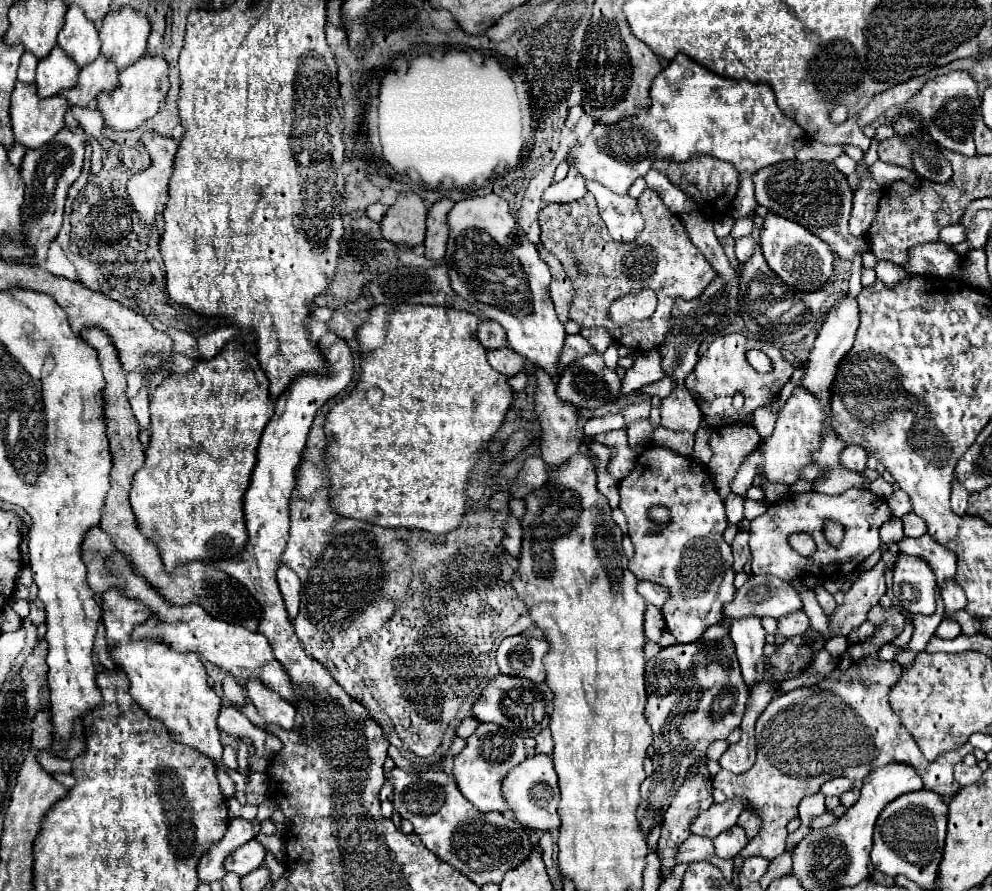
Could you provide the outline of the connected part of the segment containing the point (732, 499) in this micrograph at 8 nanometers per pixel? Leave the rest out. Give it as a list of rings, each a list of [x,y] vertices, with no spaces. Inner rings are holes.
[[[729,494],[725,498],[725,510],[727,510],[727,520],[731,524],[739,524],[743,520],[743,498]]]

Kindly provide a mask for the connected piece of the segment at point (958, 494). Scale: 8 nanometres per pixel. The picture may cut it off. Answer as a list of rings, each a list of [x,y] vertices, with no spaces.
[[[953,480],[953,492],[951,492],[951,508],[955,514],[963,516],[967,510],[967,500],[969,500],[969,492],[963,492],[963,488],[959,488],[959,482]]]

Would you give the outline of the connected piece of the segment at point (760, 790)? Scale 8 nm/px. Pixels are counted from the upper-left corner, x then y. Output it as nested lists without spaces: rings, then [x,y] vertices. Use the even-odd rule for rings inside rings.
[[[889,608],[885,634],[875,632],[871,640],[851,644],[841,656],[839,666],[821,684],[775,696],[757,720],[755,766],[745,774],[730,774],[721,768],[717,778],[713,778],[715,788],[729,800],[743,800],[745,810],[753,810],[763,822],[757,836],[739,852],[743,860],[751,856],[775,860],[785,850],[787,824],[797,818],[799,802],[805,796],[817,794],[827,780],[837,776],[863,780],[871,770],[899,762],[917,770],[925,790],[937,792],[939,796],[955,796],[961,790],[953,778],[953,766],[961,762],[965,754],[973,752],[971,744],[967,742],[933,762],[925,760],[917,742],[887,702],[887,692],[895,686],[903,670],[897,662],[881,662],[877,652],[883,642],[897,638],[903,626],[905,618],[899,608]]]

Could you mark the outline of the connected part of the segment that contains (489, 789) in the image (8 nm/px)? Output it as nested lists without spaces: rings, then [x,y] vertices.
[[[479,724],[479,728],[465,740],[465,748],[453,760],[453,778],[461,794],[481,812],[507,812],[501,798],[501,782],[507,772],[525,760],[523,740],[497,724]]]

